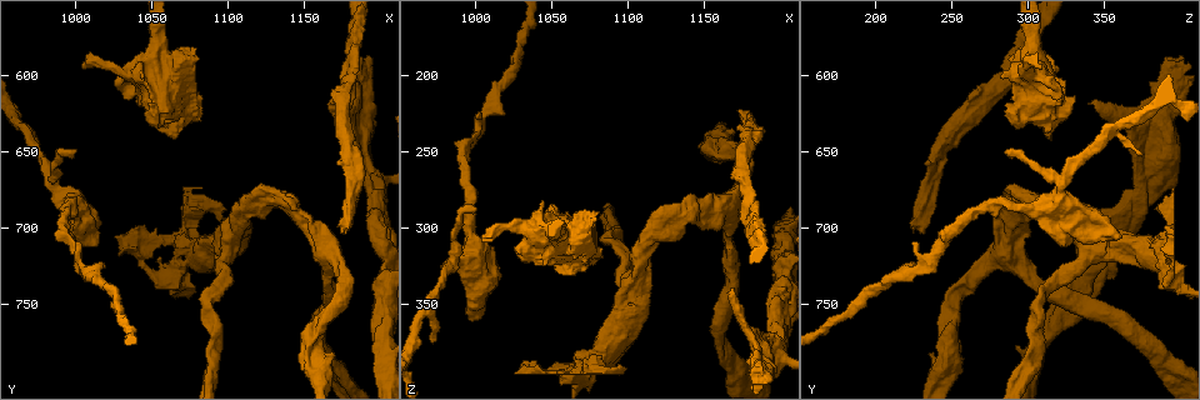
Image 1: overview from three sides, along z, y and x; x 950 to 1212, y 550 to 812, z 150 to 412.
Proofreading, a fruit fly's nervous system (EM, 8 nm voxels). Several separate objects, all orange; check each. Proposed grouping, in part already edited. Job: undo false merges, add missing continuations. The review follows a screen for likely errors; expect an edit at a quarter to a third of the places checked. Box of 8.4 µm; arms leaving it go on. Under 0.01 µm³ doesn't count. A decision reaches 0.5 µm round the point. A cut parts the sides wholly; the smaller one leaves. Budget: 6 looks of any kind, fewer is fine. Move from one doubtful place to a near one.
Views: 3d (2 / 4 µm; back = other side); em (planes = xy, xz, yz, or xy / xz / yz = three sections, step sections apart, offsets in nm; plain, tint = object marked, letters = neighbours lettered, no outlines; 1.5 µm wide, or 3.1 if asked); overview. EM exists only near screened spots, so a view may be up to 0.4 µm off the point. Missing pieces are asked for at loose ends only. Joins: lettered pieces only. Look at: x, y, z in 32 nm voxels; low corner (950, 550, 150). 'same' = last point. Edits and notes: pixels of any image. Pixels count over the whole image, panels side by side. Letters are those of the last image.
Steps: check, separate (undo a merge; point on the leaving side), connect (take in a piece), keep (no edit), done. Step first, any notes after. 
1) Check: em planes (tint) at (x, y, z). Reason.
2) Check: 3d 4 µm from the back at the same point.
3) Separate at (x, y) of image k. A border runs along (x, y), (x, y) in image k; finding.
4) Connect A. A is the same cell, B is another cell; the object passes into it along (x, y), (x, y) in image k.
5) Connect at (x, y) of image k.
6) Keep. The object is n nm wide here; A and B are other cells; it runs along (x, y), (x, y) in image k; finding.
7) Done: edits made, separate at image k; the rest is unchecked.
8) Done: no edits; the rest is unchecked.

Check: em yz step 4 (tint) at (1044, 600, 284). An open end.

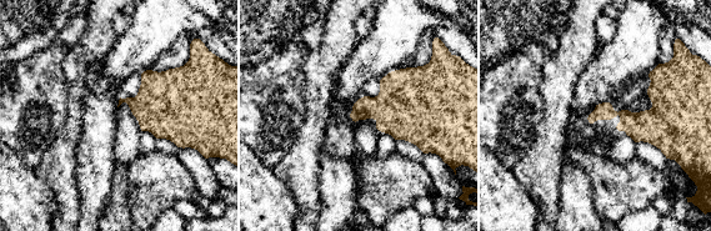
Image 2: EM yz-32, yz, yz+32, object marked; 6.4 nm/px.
Check: em xy step 8 (letters) at the same point. Another direction.

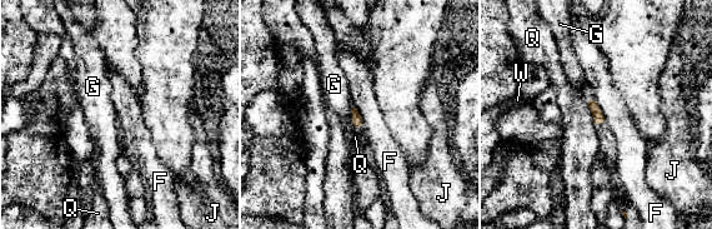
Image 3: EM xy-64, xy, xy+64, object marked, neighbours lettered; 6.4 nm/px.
Keep. F, G, J, Q and W are other cells; a border runs along (593, 99), (605, 120) in image 3; no lettered piece goes on from it.

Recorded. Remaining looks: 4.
Check: em yz step 8 (letters) at (994, 656, 290). Branch stops here.

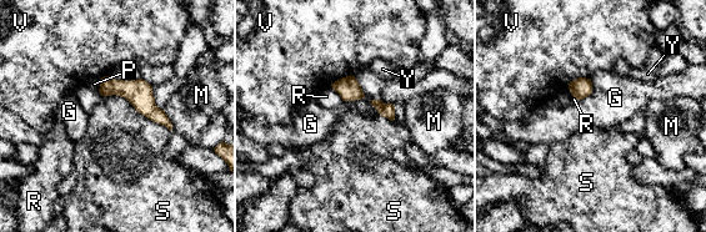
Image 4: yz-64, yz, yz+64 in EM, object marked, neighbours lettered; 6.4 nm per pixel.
Keep. G, M, P, R, S, V and Y are other cells; a border runs along (354, 76), (364, 96), (343, 101) in image 4; none of them fits.

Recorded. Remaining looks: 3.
Check: 3d 4 µm at (1168, 618, 340).

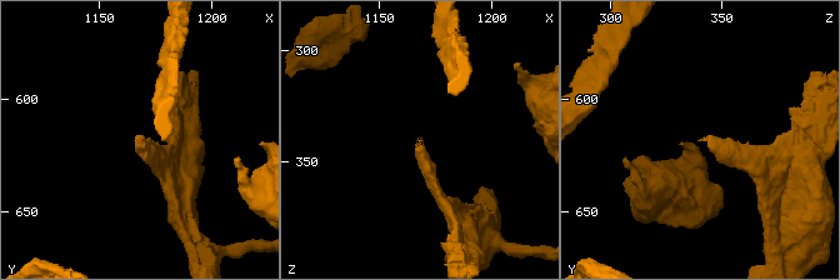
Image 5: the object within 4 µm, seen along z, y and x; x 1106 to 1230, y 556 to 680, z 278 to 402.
Check: em planes (letters) at (1166, 619, 339).

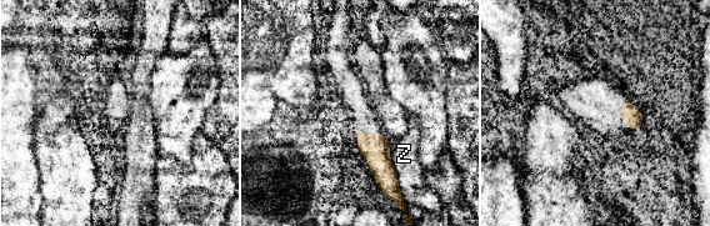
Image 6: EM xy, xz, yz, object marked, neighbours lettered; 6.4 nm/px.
Keep. Z is another cell; a border runs along (389, 150), (400, 187) in image 6; no lettered piece goes on from it.

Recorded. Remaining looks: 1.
Done: no edits; the rest is unchecked.

